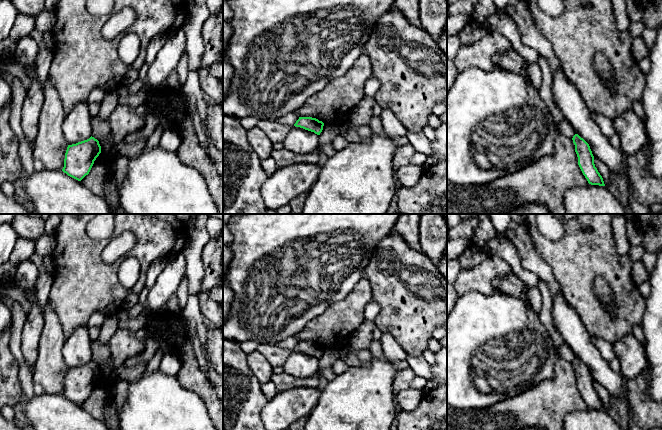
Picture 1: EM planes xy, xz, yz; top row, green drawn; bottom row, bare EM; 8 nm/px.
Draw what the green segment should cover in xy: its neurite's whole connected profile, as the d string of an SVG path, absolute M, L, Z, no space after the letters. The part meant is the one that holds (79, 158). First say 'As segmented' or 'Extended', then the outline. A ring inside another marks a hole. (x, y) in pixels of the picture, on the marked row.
As segmented. M92 136L87 140L68 145L62 171L68 176L81 181L89 174L100 153L99 141Z

